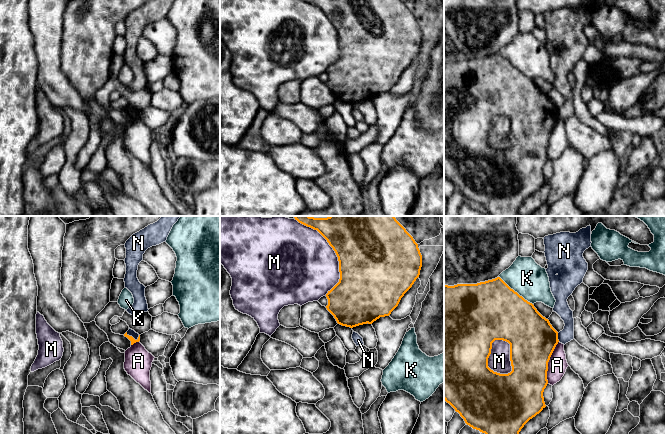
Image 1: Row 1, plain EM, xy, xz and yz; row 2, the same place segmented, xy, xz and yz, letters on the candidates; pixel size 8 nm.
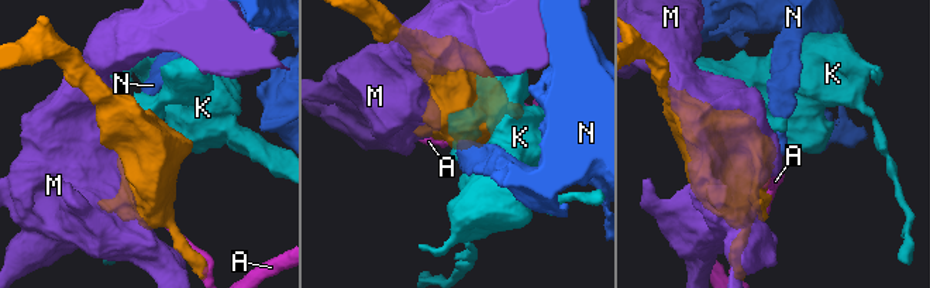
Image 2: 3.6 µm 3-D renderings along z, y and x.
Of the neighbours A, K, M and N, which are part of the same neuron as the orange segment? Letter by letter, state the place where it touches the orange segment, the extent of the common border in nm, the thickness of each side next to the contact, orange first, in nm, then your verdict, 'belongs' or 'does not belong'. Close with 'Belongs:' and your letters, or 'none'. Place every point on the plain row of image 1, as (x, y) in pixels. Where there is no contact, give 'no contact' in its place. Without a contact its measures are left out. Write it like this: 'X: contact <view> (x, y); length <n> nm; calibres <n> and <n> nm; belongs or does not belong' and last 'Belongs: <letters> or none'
A: contact yz (548, 137); length 360 nm; calibres 380 and 160 nm; does not belong
K: contact yz (516, 68); length 360 nm; calibres 480 and 280 nm; does not belong
M: contact yz (510, 128); length 300 nm; calibres 380 and 180 nm; does not belong
N: contact xy (132, 113); length 120 nm; calibres 40 and 60 nm; does not belong
Belongs: none

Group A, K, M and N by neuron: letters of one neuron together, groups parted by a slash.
A / K / M / N

